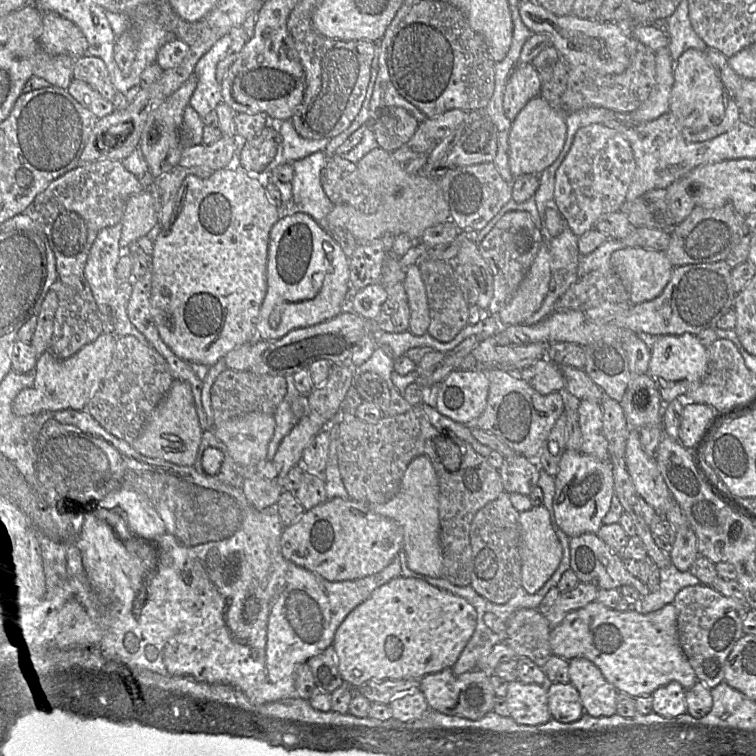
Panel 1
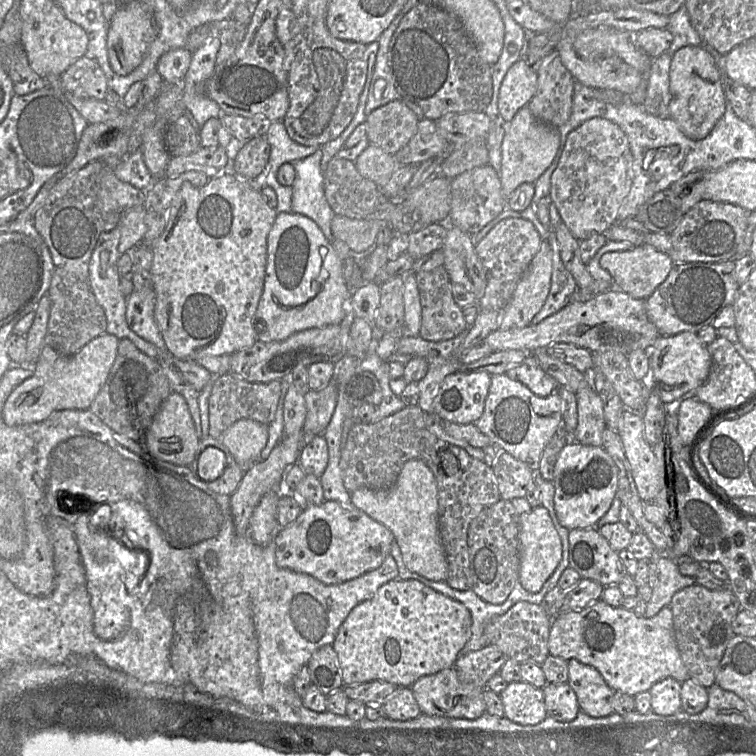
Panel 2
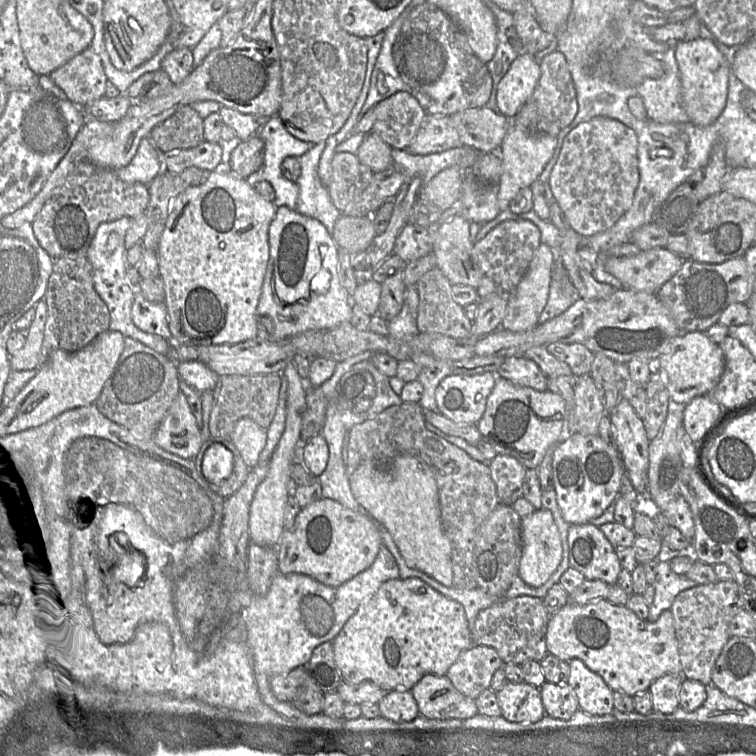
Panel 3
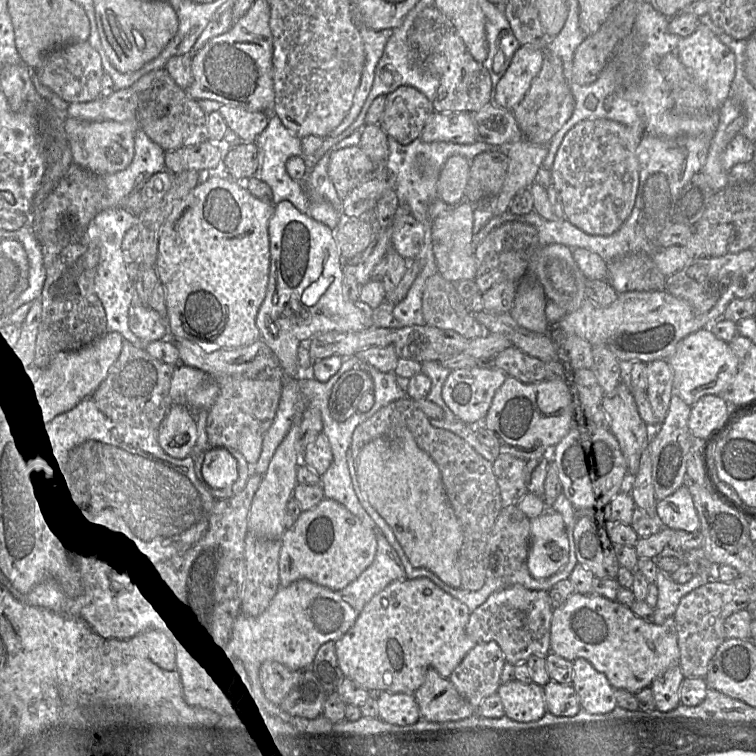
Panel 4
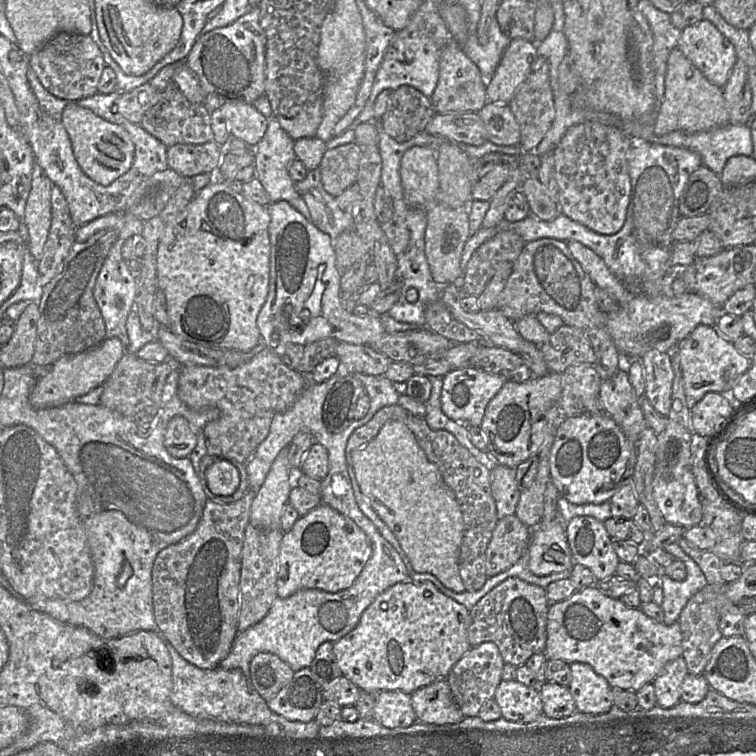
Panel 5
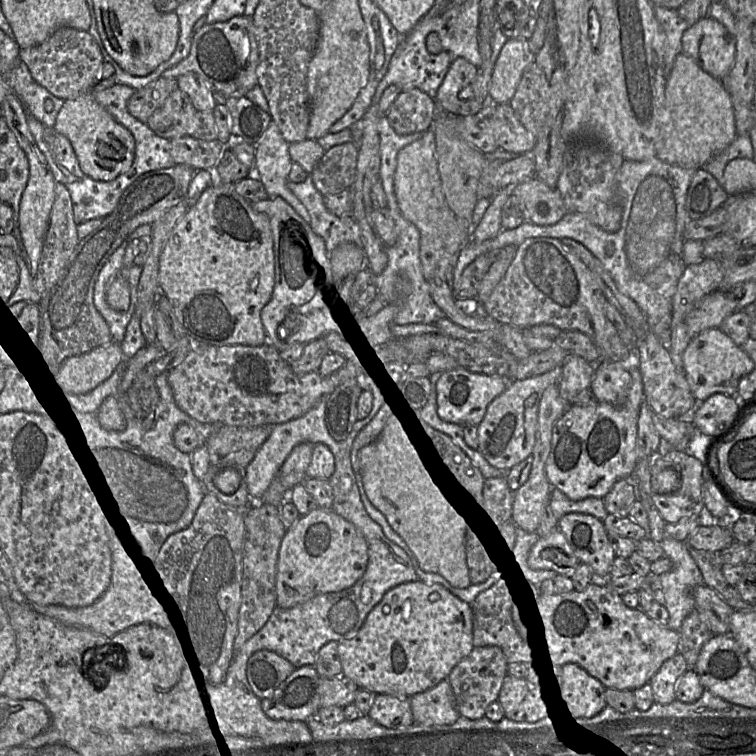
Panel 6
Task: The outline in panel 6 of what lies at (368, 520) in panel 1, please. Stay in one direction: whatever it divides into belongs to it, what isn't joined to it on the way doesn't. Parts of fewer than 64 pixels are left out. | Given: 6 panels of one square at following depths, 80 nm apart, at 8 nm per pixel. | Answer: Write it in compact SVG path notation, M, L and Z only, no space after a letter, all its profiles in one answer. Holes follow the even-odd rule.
M316 507L297 519L284 535L278 555L276 574L276 606L288 609L311 598L339 592L354 585L363 575L368 562L368 546L364 536L350 521L333 510Z

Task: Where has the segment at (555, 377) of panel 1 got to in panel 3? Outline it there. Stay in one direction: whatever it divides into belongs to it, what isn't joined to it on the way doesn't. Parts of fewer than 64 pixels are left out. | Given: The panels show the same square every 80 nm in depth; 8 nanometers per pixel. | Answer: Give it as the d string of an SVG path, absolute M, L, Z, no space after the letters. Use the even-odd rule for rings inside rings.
M524 355L505 358L496 375L537 391L548 390L548 377L536 362Z

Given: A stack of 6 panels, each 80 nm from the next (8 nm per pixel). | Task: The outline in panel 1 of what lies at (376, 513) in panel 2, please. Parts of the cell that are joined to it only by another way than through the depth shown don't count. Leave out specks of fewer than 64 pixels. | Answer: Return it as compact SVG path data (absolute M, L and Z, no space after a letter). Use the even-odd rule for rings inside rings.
M417 456L407 466L399 490L392 499L383 504L367 504L372 512L394 520L401 527L408 568L431 578L443 578L438 497L438 479L430 460L427 456Z

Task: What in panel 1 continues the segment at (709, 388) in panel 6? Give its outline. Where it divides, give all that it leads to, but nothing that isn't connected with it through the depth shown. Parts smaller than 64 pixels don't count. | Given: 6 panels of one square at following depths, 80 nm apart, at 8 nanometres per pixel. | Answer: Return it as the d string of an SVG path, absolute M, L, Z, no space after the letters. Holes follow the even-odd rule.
M660 335L649 339L649 346L651 358L648 375L655 382L665 404L689 392L705 376L708 363L707 348L700 343L696 335Z

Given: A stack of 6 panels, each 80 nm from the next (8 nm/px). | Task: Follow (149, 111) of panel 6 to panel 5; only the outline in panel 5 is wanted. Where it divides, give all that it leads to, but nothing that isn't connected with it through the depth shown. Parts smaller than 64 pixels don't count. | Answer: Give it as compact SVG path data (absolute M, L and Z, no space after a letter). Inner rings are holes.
M146 83L129 92L122 92L112 111L119 113L133 124L140 124L144 114L158 102L159 90Z

